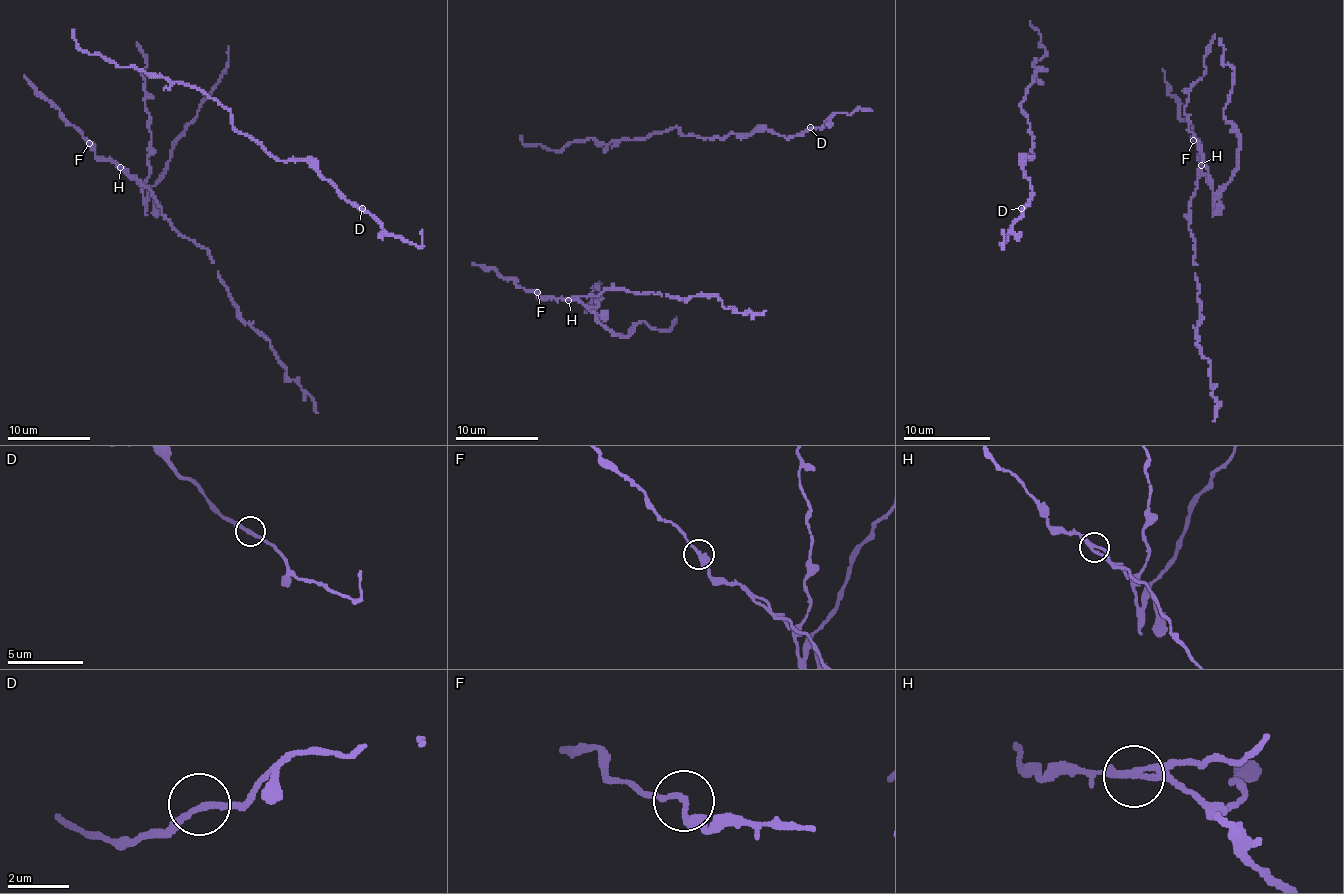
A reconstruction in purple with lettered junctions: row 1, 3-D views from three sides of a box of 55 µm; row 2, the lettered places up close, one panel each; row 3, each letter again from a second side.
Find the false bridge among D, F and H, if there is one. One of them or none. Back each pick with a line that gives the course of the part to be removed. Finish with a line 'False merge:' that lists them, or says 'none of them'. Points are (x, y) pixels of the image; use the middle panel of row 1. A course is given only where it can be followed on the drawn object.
H: (568, 300), (578, 300), (620, 336), (626, 336), (641, 321), (668, 331), (676, 317)
False merge: H

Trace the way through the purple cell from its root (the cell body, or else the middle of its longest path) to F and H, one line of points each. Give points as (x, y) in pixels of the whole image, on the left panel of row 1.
F: (26, 77), (89, 144)
H: (26, 77), (93, 146), (97, 156), (112, 158), (120, 167)

